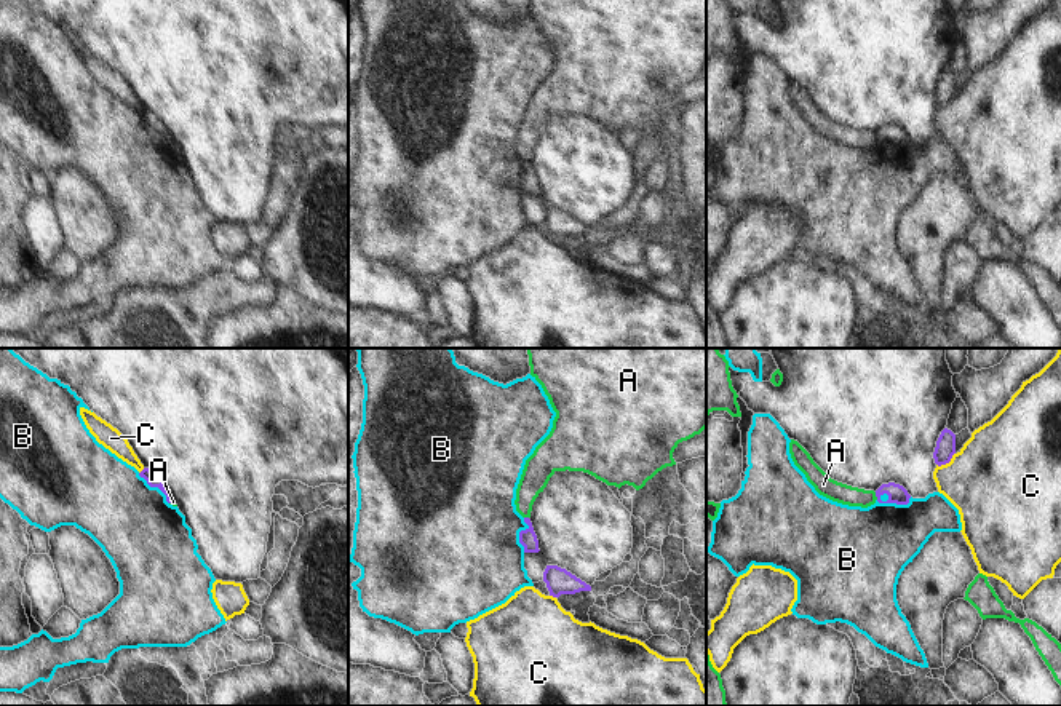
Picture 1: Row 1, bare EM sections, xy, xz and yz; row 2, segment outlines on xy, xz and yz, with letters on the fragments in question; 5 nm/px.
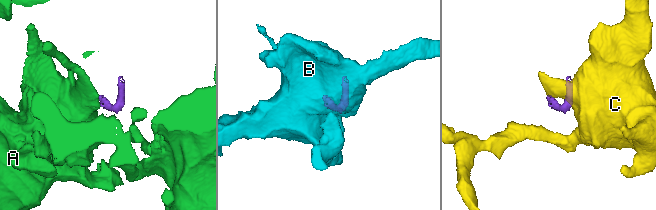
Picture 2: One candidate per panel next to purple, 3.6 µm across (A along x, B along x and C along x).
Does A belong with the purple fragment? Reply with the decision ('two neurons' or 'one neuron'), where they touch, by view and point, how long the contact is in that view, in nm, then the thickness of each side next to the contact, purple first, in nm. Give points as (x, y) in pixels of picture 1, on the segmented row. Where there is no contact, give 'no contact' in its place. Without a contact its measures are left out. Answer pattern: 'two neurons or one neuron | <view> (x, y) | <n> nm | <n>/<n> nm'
two neurons | yz (876, 495) | 40 nm | 100/100 nm

